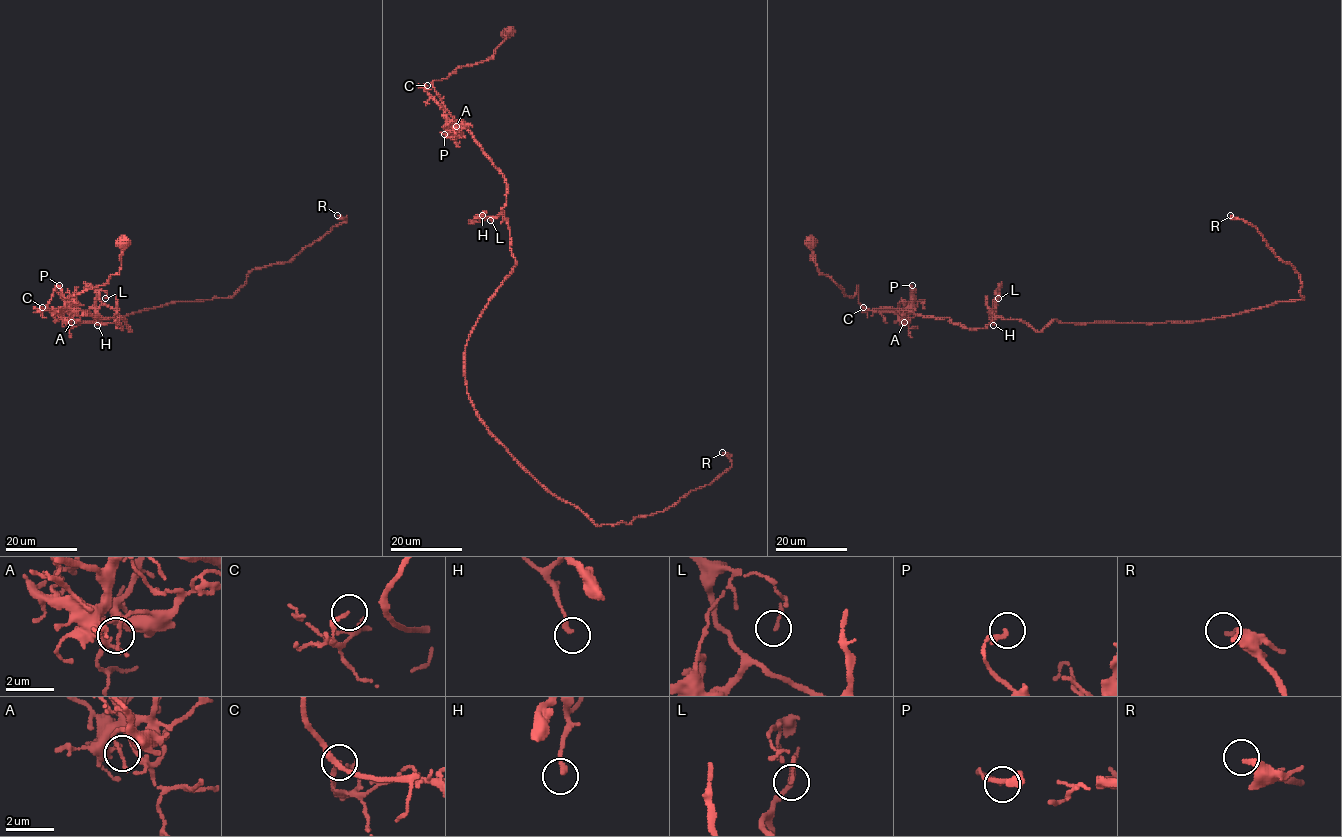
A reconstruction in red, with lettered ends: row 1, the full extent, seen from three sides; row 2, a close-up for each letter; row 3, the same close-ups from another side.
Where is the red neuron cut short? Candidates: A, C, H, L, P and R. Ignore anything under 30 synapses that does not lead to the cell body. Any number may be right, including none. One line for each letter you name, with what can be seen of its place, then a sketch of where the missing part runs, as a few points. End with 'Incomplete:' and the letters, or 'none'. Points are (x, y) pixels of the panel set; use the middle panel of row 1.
R: place (722, 452); course (722, 452), (712, 453), (711, 461), (709, 457)
Incomplete: R

